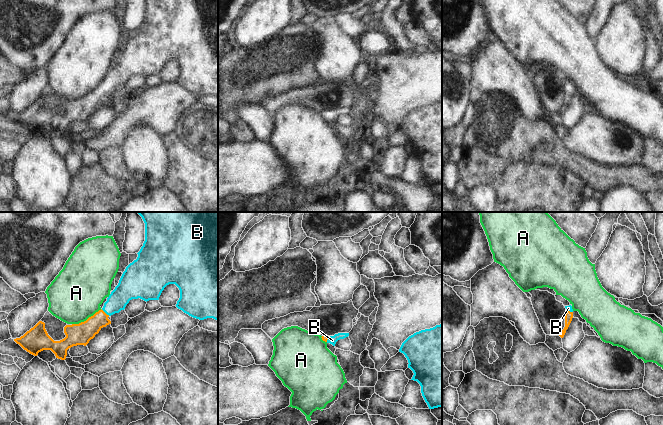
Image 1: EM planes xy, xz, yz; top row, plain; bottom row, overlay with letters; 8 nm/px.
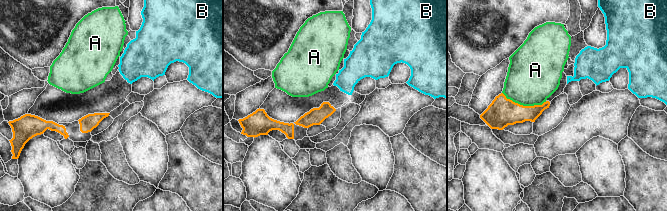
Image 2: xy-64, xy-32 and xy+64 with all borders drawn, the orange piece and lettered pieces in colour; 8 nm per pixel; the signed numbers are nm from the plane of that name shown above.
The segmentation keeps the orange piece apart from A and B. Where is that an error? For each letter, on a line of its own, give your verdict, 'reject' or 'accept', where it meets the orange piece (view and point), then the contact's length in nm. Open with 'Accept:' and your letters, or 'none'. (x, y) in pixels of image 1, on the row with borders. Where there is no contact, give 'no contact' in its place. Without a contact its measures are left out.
Accept: B
A: reject | xy (87, 319) | 260 nm
B: accept | xy (104, 312) | 90 nm

